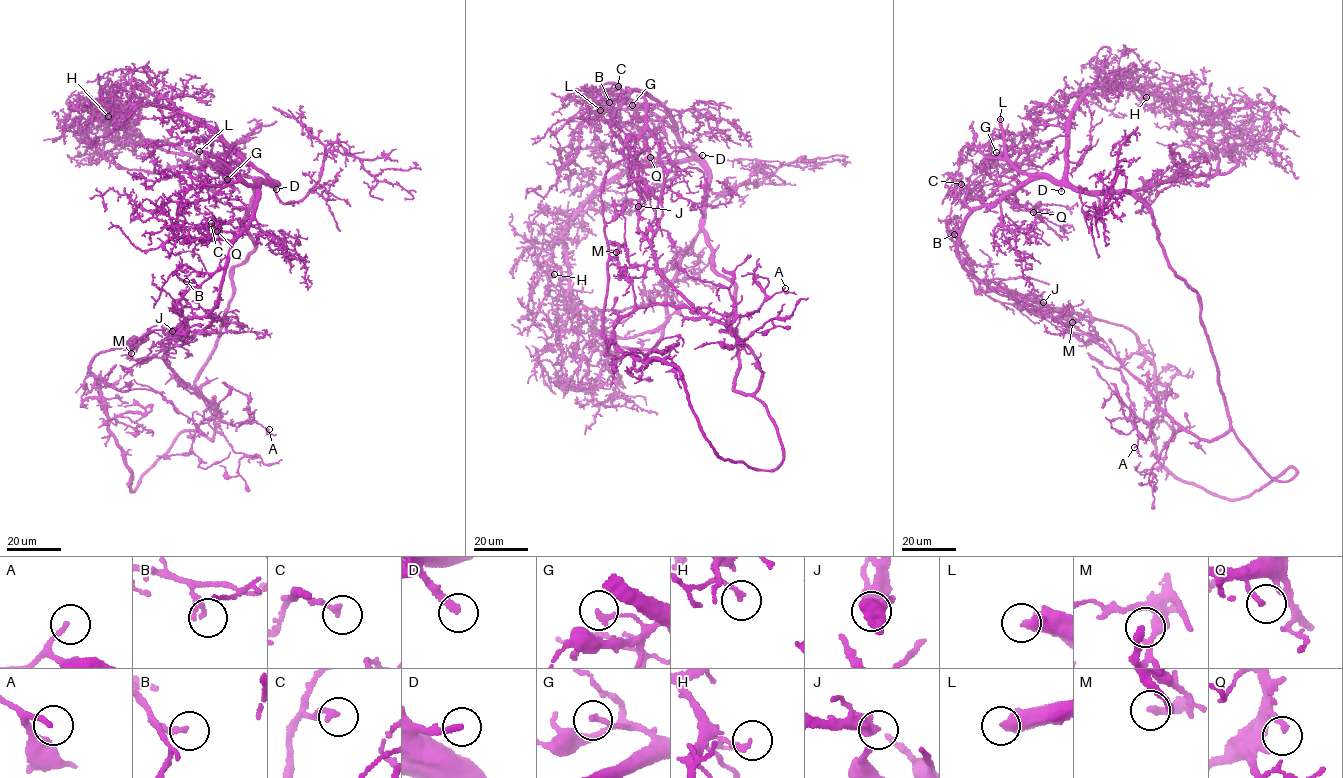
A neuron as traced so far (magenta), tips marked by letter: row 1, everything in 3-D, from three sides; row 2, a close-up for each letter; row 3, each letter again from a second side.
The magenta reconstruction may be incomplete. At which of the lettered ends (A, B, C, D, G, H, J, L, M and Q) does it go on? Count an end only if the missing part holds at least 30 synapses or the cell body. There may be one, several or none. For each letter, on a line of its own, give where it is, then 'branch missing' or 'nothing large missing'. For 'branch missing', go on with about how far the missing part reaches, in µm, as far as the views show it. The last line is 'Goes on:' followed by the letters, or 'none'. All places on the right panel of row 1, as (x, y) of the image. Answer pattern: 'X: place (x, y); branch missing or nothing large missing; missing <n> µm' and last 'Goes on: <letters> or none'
A: place (1134, 447); branch missing; missing 10 µm
B: place (954, 234); nothing large missing
C: place (961, 184); nothing large missing
D: place (1061, 191); branch missing; missing 25 µm
G: place (996, 152); nothing large missing
H: place (1146, 97); nothing large missing
J: place (1043, 302); branch missing; missing 40 µm
L: place (1000, 119); branch missing; missing 90 µm
M: place (1072, 322); nothing large missing
Q: place (1033, 212); nothing large missing
Goes on: A, D, J, L

